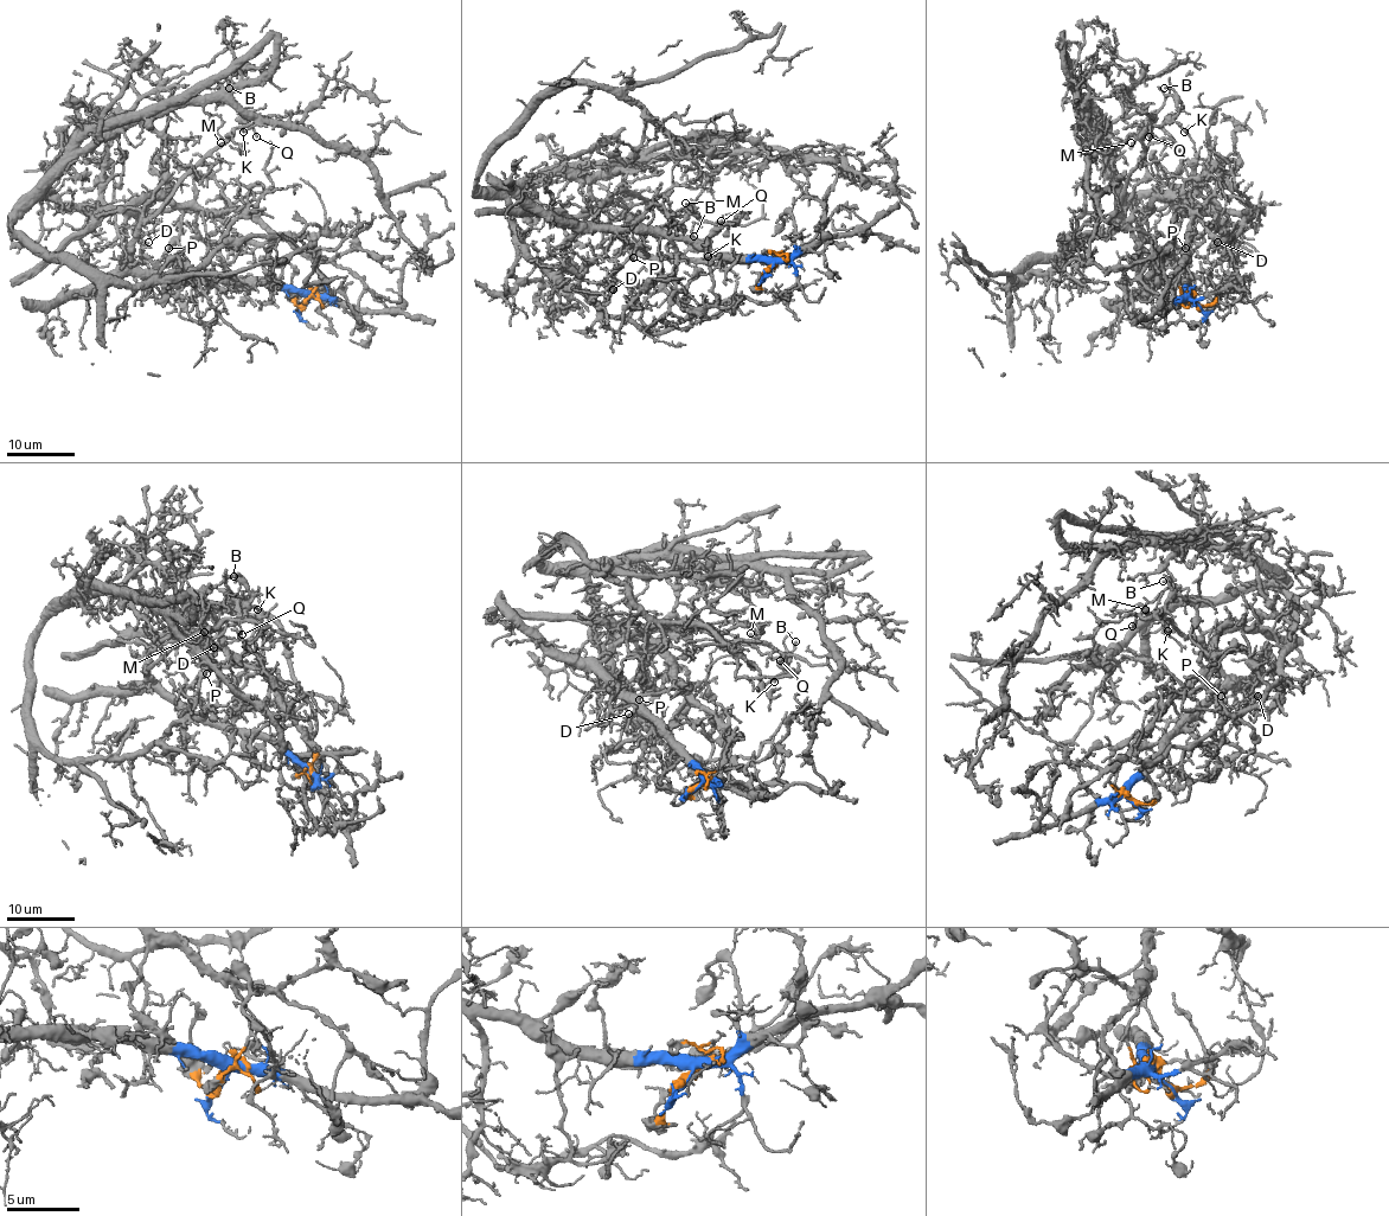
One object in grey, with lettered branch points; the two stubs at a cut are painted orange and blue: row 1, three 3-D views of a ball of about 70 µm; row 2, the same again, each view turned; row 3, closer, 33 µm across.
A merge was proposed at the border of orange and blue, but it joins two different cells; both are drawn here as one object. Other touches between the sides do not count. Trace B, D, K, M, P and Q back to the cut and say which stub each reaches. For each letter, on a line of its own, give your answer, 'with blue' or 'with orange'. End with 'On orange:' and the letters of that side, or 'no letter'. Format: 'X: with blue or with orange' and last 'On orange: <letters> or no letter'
B: with blue
D: with orange
K: with blue
M: with blue
P: with orange
Q: with blue
On orange: D, P

